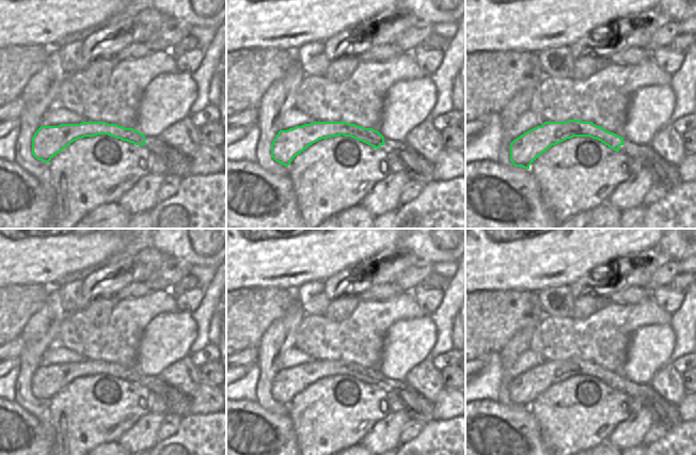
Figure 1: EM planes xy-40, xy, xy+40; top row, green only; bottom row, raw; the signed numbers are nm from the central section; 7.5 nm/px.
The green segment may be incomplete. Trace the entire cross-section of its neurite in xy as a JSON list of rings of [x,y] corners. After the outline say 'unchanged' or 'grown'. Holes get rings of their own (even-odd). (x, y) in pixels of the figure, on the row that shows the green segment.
[[[313,122],[280,130],[271,144],[271,157],[288,167],[292,159],[313,143],[338,136],[351,137],[377,150],[384,145],[384,137],[373,128],[364,128],[347,122]]]; unchanged

